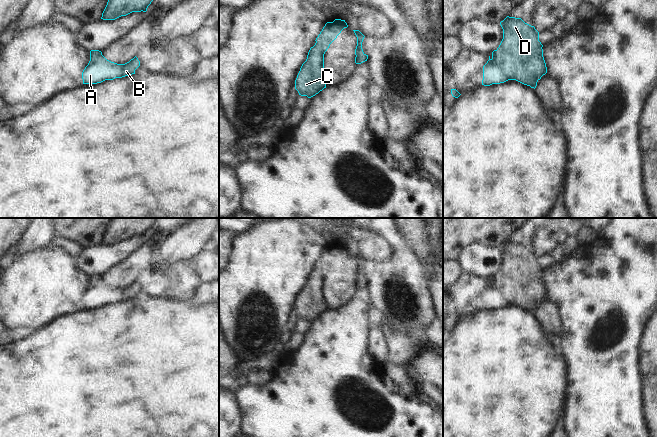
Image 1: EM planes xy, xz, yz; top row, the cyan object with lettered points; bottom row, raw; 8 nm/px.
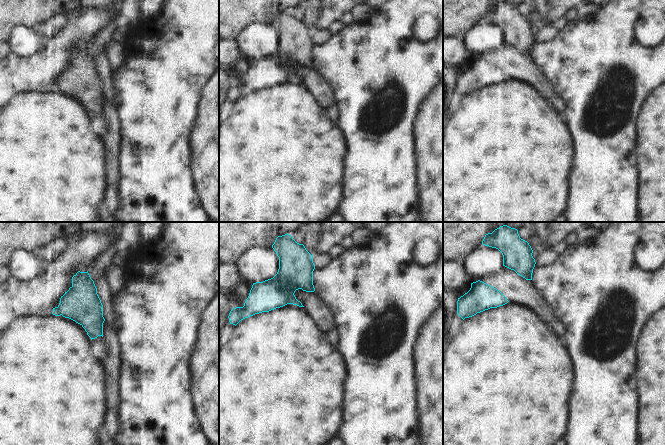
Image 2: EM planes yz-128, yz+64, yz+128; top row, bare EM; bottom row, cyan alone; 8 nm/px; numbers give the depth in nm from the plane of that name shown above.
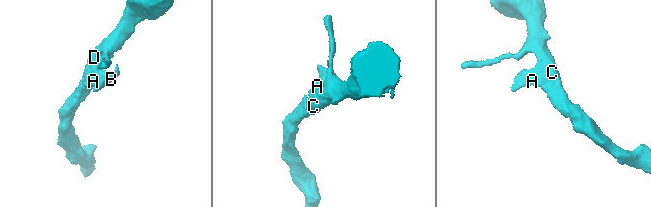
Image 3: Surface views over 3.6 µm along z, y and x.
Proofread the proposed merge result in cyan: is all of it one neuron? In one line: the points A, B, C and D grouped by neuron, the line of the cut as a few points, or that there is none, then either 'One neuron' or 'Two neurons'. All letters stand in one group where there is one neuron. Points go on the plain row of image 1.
Groups: A B C D. No split. One neuron.

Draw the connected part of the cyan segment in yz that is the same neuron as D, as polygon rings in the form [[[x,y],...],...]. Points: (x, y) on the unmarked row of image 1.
[[[507,240],[500,246],[500,249],[503,253],[503,263],[483,290],[482,309],[490,310],[508,304],[516,304],[535,313],[537,306],[547,297],[543,281],[543,269],[539,265],[539,256],[534,250],[525,247],[521,242]]]

